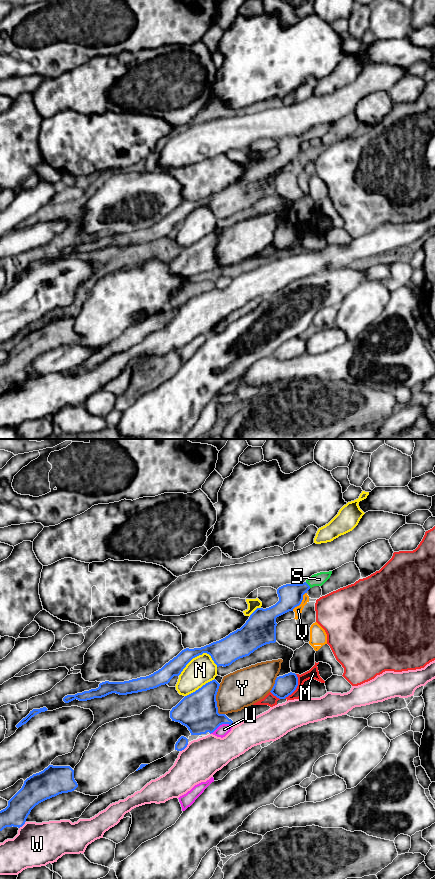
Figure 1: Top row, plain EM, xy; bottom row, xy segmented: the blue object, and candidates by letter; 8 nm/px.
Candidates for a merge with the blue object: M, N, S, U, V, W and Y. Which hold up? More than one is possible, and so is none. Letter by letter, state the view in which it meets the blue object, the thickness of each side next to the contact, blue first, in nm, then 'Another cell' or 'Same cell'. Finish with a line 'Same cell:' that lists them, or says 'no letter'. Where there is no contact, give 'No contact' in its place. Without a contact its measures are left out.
M: Touches blue in xy. Thickness 170 nm (blue) against 90 nm. Another cell
N: Touches blue in xy. Thickness 220 nm (blue) against 220 nm. Another cell
S: Touches blue in xy. Thickness 190 nm (blue) against 100 nm. Same cell
U: Touches blue in xy. Thickness 320 nm (blue) against 90 nm. Another cell
V: Touches blue in xy. Thickness 190 nm (blue) against 60 nm. Another cell
W: Touches blue in xy. Thickness 90 nm (blue) against 320 nm. Another cell
Y: Touches blue in xy. Thickness 320 nm (blue) against 300 nm. Another cell
Same cell: S

